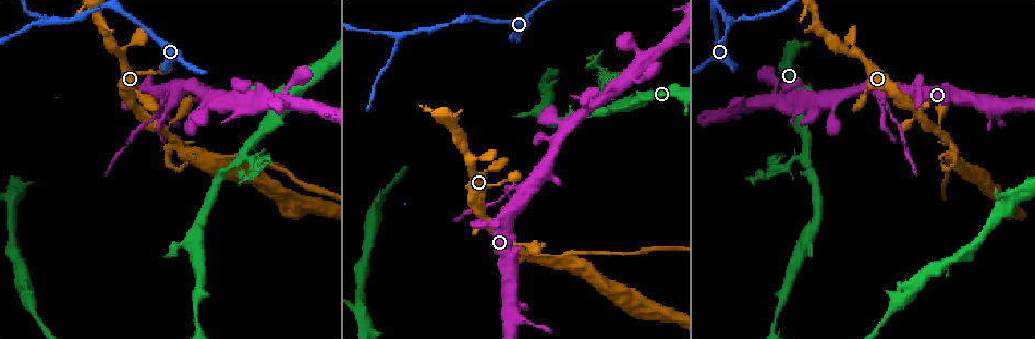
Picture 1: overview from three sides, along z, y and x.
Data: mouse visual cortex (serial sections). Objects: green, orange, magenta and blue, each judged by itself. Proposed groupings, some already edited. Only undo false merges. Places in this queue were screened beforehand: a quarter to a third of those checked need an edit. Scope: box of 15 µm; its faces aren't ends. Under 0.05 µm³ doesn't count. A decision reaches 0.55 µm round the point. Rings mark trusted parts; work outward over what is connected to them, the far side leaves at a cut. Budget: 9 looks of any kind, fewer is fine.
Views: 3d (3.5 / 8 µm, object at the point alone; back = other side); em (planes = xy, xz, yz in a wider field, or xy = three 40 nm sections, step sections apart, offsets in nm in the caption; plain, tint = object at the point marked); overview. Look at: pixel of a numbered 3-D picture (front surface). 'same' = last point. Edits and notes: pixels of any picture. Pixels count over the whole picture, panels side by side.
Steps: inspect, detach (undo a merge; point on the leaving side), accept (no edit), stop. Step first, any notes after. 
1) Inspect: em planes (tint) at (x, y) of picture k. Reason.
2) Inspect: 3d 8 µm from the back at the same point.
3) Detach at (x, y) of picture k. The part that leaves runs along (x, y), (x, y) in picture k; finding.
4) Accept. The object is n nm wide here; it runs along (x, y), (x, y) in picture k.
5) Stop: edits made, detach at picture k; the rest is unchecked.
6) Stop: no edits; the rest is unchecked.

Inspect: 3d 3.5 µm at (809, 150) of picture 1. Thin arm on a thick one.

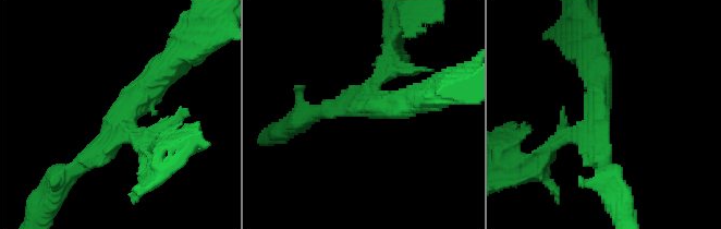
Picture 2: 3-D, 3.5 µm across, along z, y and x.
Inspect: em xy step 5 (tint) at (123, 117) of picture 2.

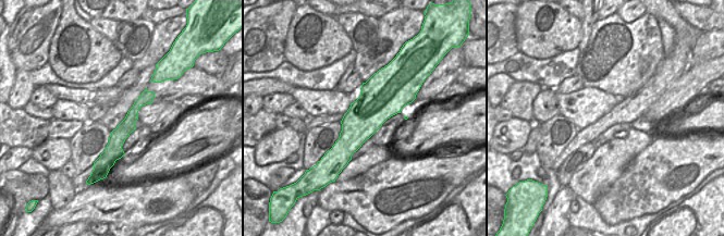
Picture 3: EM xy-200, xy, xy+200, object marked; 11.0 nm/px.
Accept. It runs along (179, 58), (77, 166) in picture 2; all the same cell.

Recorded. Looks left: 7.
Inspect: 3d 3.5 µm at (599, 68) of picture 1. Abrupt turn.

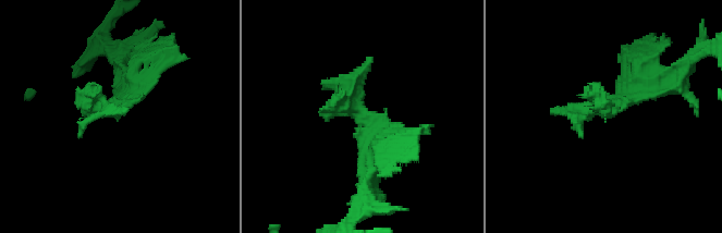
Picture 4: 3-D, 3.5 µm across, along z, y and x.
Inspect: em xy step 2 (tint) at (603, 111) of picture 4.

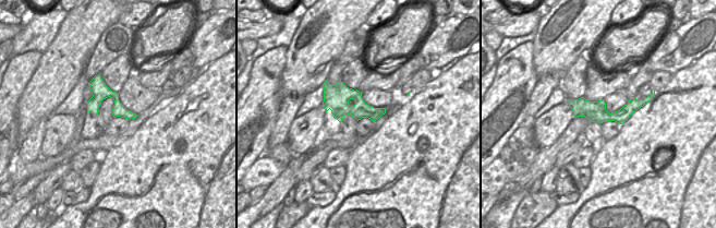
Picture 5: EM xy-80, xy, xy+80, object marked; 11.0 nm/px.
Accept. It runs along (645, 99), (621, 116), (570, 102) in picture 5; continuous, no second cell.

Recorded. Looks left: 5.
Inspect: 3d 3.5 µm at (188, 149) of picture 1. Thin neck.

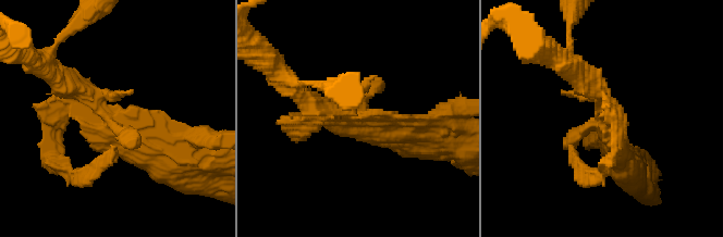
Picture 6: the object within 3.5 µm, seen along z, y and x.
Inspect: em planes (tint) at (348, 114) of picture 6. Shape alone is not enough.

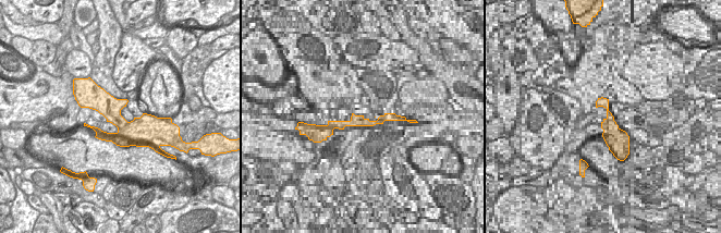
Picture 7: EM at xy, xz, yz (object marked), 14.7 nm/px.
Detach at (134, 154) of picture 6. The object is 340 nm wide here; the part that leaves runs along (105, 113), (131, 147), (188, 163) in picture 6; a second cell is stuck on.

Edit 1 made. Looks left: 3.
Inspect: overview.

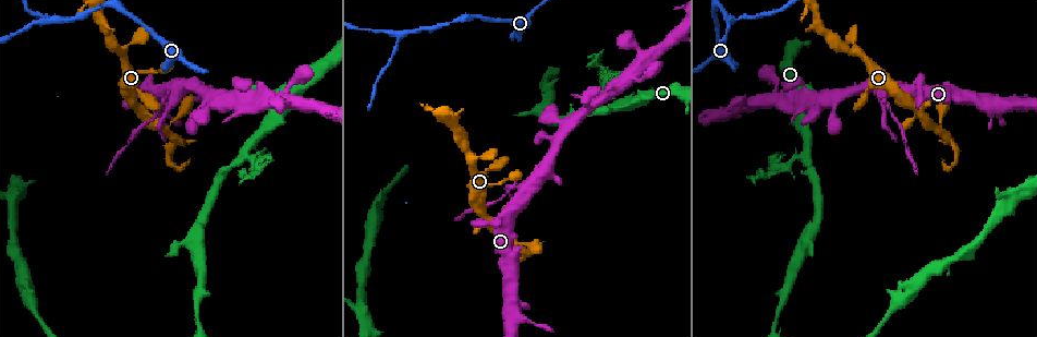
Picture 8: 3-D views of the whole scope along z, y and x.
Inspect: 3d 8 µm at (400, 33) of picture 8. Three arms meet.

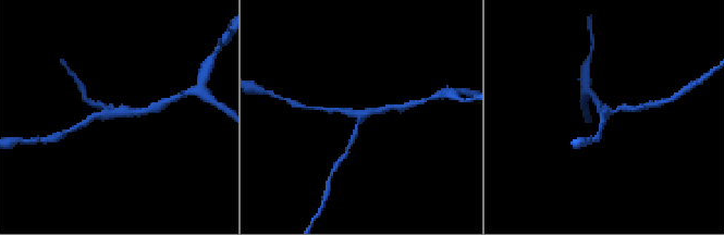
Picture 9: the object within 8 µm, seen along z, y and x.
Inspect: 3d 3.5 µm at (360, 117) of picture 9. Closer look.

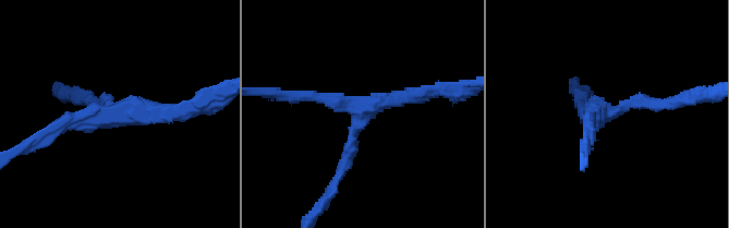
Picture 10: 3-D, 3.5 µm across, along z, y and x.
Accept. The arms are 150, 200, 250 nm wide; it runs along (432, 92), (364, 108), (341, 169) in picture 10; all the same cell.

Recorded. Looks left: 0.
Stop: edits made, detach at picture 6; the rest is unchecked.

